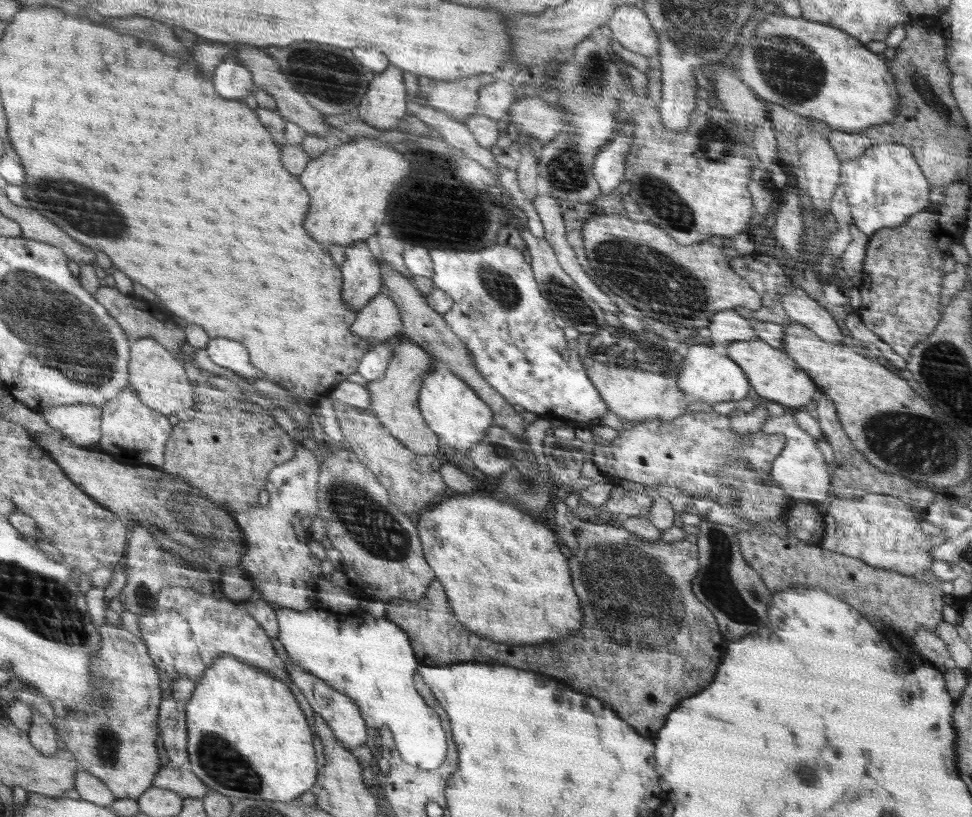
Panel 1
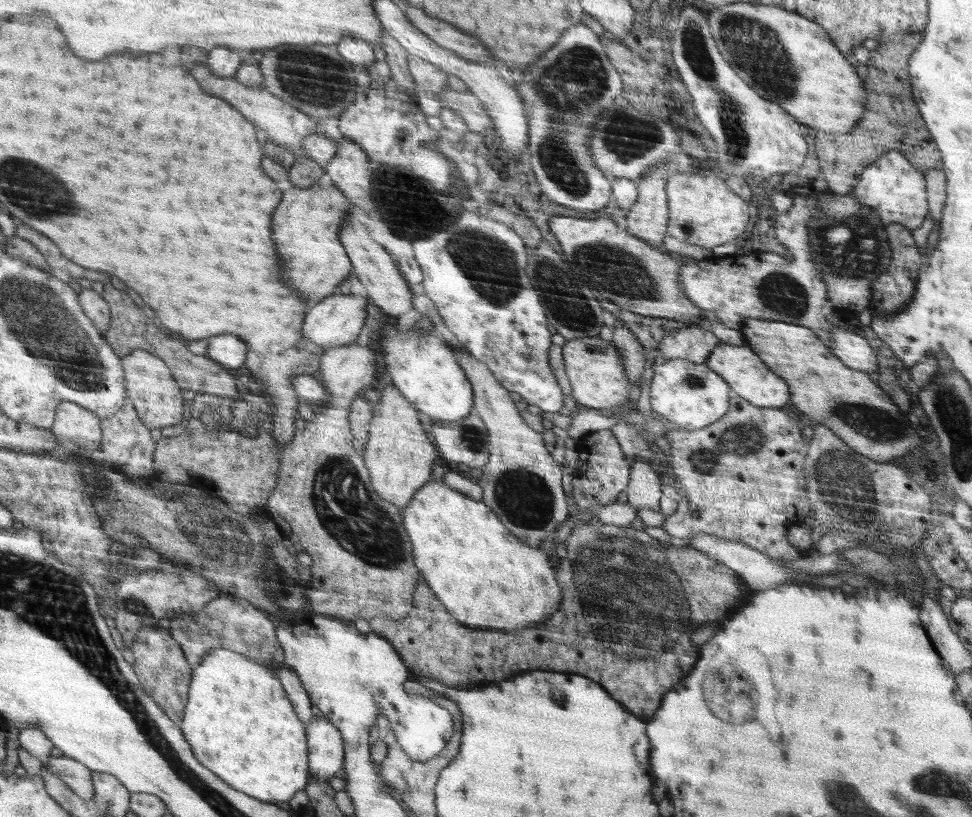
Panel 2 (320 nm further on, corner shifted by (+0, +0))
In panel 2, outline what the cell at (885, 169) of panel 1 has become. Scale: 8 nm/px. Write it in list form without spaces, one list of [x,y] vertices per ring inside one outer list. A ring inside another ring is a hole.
[[[892,151],[876,160],[876,164],[872,164],[872,167],[868,167],[864,172],[863,180],[856,185],[853,195],[860,204],[870,206],[872,210],[876,209],[881,218],[880,222],[885,227],[897,223],[918,229],[924,216],[928,214],[924,173],[916,169],[902,154],[900,151]]]

